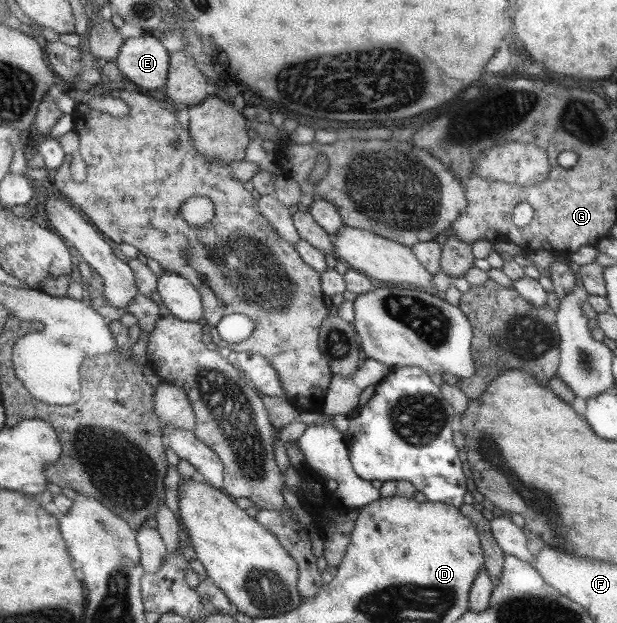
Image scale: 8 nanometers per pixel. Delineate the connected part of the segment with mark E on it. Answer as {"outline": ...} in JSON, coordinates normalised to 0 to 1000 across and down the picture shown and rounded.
{"outline":[[[233,55],[204,63],[185,101],[194,120],[204,120],[219,136],[250,144],[271,135],[277,91],[263,61]]]}

